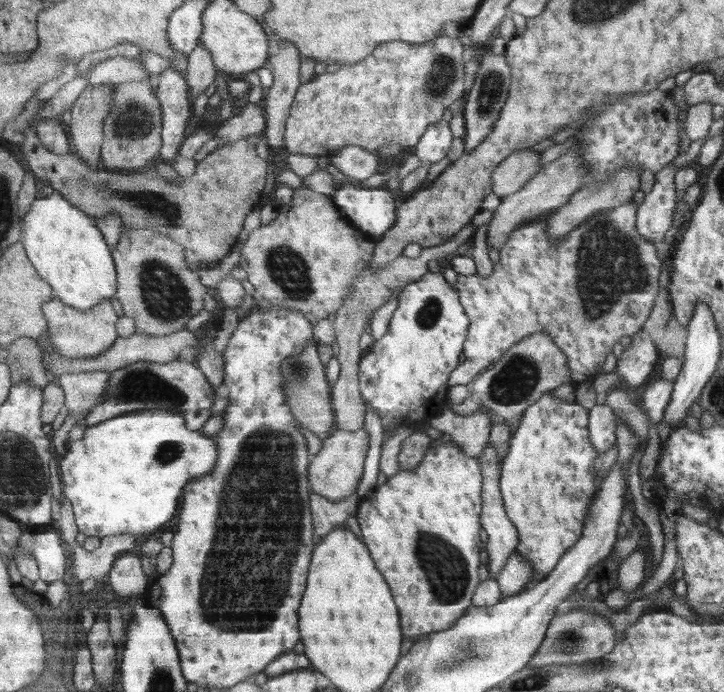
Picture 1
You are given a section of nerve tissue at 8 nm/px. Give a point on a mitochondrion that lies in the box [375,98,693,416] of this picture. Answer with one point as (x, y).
(609, 264)

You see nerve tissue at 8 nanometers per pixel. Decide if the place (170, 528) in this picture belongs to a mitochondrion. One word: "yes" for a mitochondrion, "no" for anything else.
no

